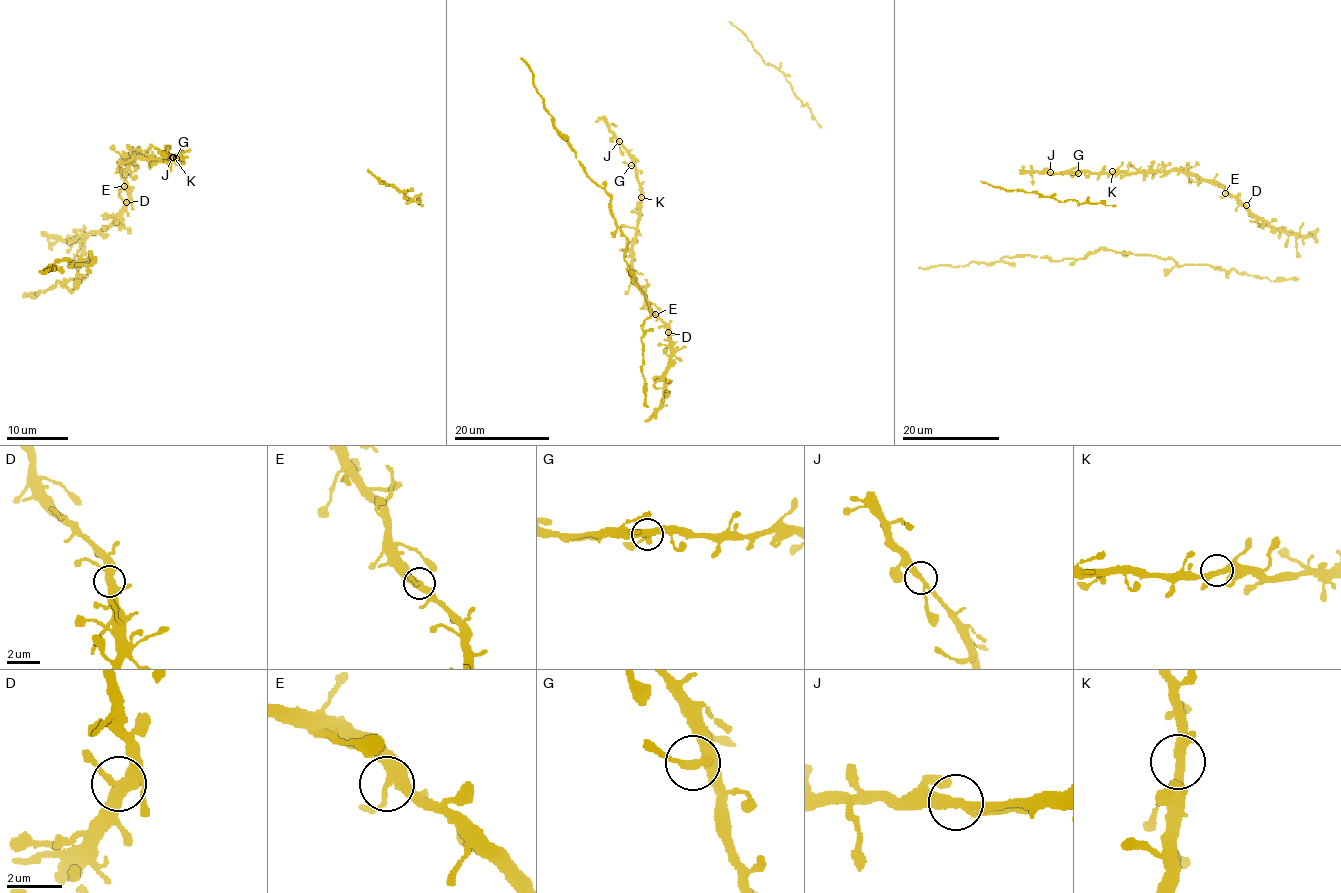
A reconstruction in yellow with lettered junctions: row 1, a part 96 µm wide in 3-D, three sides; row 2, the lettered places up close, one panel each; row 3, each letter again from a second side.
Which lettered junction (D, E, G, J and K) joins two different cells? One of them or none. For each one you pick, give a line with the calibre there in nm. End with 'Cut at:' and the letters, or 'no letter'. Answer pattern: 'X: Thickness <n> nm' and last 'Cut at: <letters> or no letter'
Cut at: no letter

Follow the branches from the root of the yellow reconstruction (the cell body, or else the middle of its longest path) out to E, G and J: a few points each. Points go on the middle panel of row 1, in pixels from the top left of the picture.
E: (668, 330), (655, 314)
G: (668, 330), (665, 322), (650, 310), (645, 291), (632, 272), (633, 241), (641, 186), (637, 168), (631, 165)
J: (668, 330), (665, 322), (650, 310), (645, 291), (632, 272), (633, 241), (641, 186), (633, 157), (619, 141)

